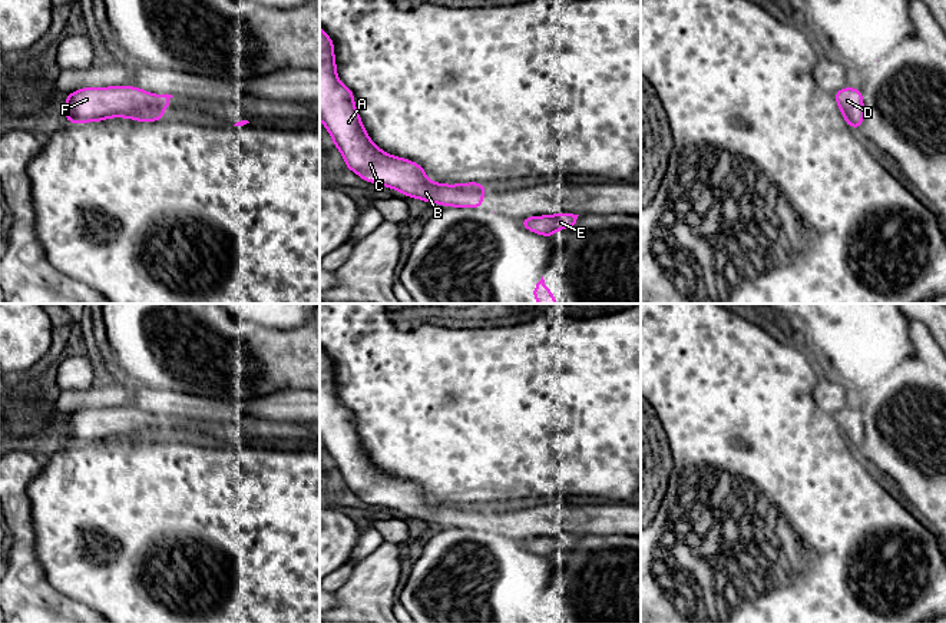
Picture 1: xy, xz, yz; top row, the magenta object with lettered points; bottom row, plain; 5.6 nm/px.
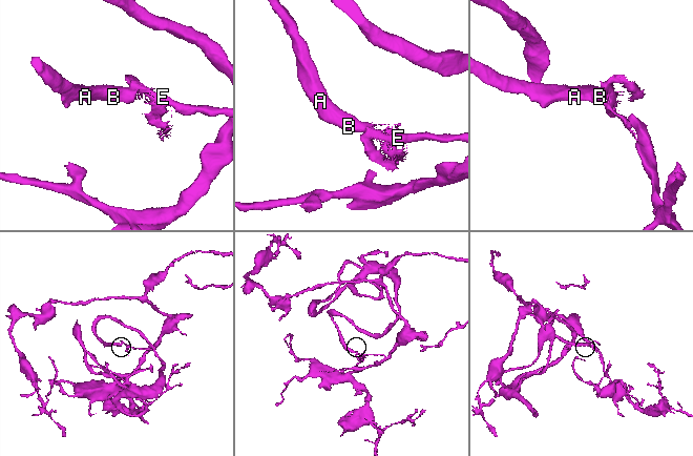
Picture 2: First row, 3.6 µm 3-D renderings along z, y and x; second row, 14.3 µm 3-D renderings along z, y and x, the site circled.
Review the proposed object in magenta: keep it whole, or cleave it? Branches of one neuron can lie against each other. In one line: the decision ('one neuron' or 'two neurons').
two neurons

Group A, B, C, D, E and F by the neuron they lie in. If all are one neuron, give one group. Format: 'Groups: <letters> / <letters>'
Groups: A B C D F / E

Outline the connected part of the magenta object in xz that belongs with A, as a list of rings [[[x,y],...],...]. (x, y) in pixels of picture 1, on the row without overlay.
[[[320,347],[320,441],[333,458],[333,467],[341,473],[345,490],[366,503],[396,510],[407,518],[444,528],[477,528],[483,514],[431,503],[420,484],[391,477],[368,458],[353,411],[338,401],[334,371],[333,359]]]

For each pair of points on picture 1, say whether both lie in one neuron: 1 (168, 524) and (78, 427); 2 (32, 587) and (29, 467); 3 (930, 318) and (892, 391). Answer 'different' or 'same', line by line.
1: different
2: same
3: different

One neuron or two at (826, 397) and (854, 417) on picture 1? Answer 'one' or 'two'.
one

